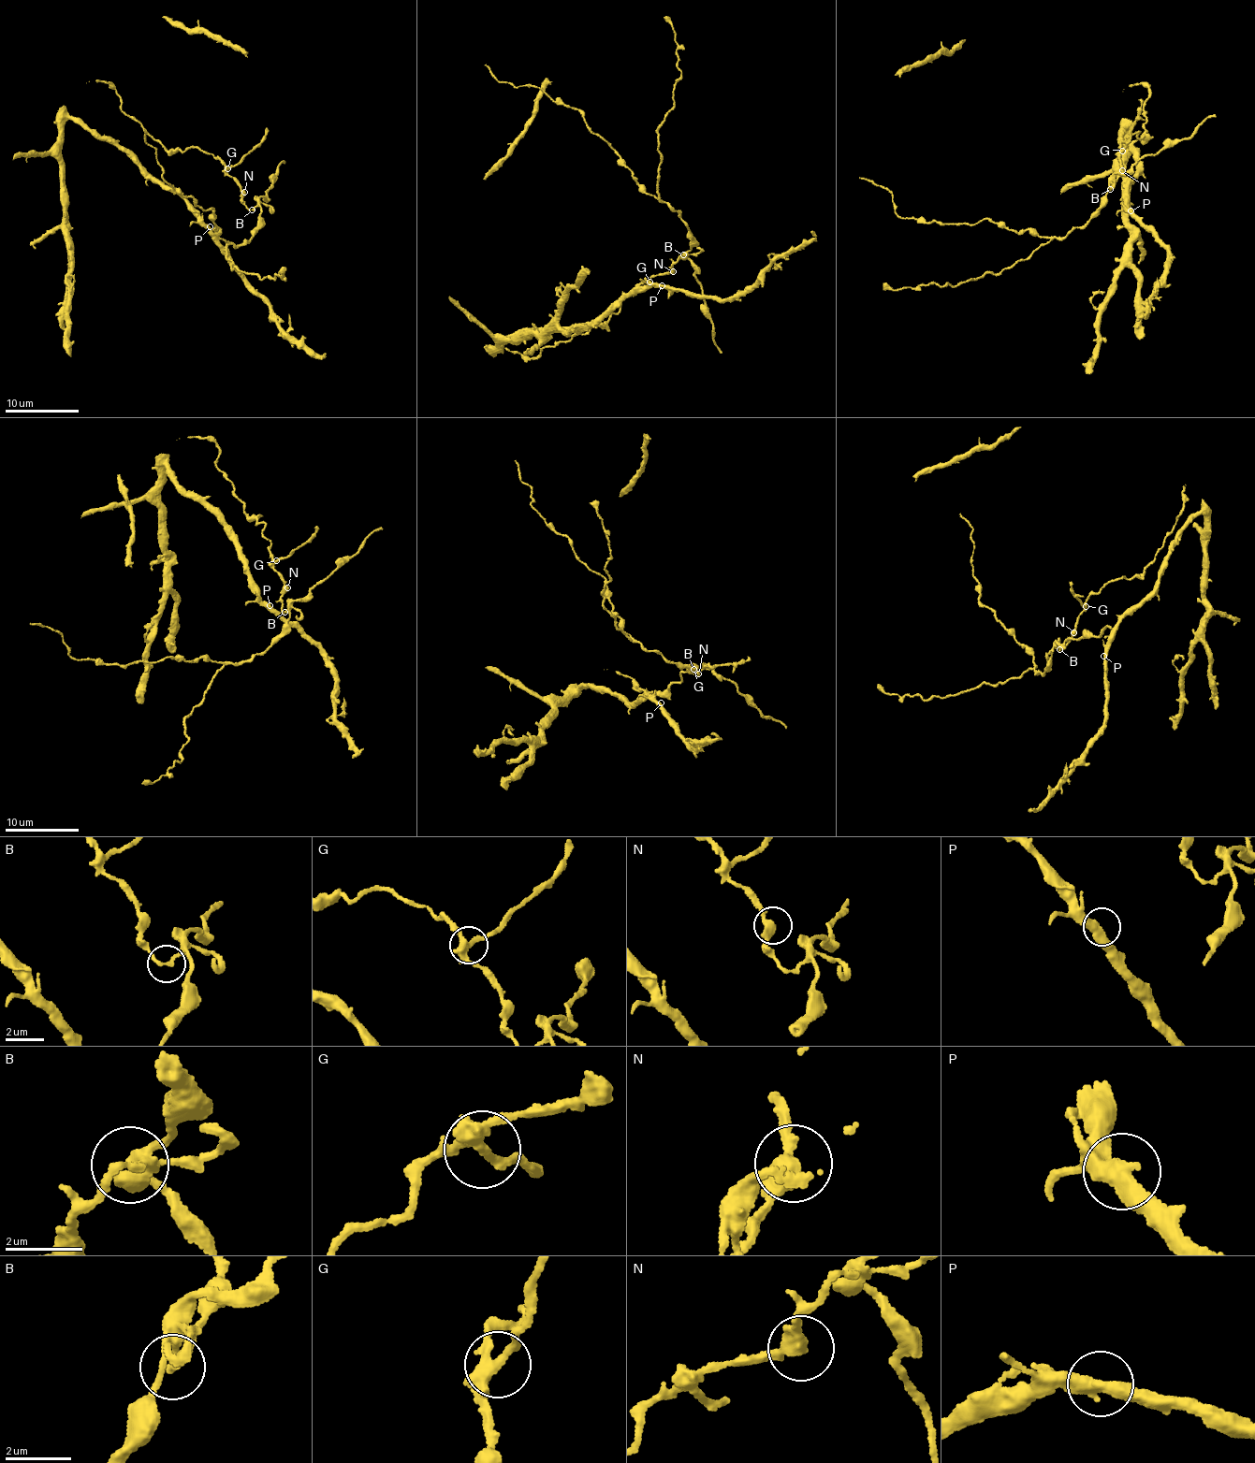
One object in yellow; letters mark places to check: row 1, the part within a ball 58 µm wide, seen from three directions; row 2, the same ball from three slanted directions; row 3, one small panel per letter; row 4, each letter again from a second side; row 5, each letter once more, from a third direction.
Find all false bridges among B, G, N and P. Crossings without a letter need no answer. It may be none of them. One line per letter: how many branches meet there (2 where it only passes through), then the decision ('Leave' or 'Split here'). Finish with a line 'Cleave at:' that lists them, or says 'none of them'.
B: Branches: 2. Split here
G: Branches: 4. Split here
N: Branches: 2. Leave
P: Branches: 2. Leave
Cleave at: B, G

